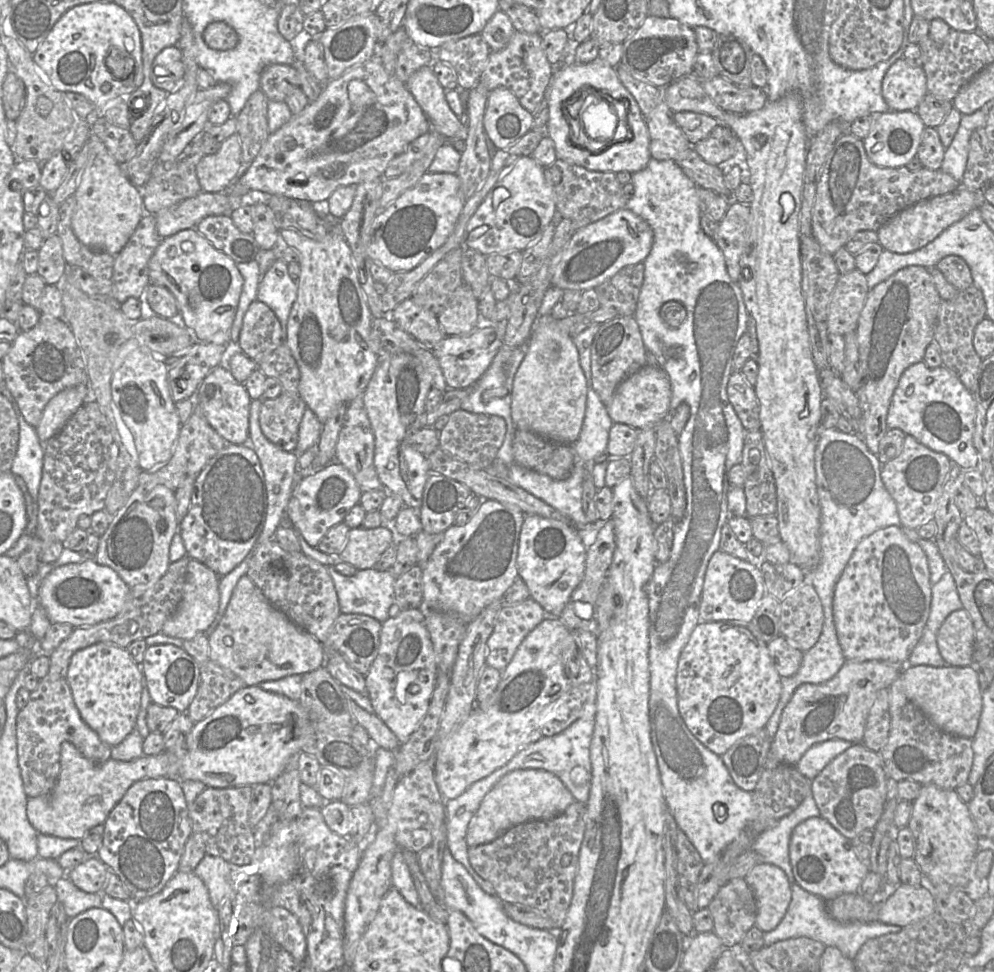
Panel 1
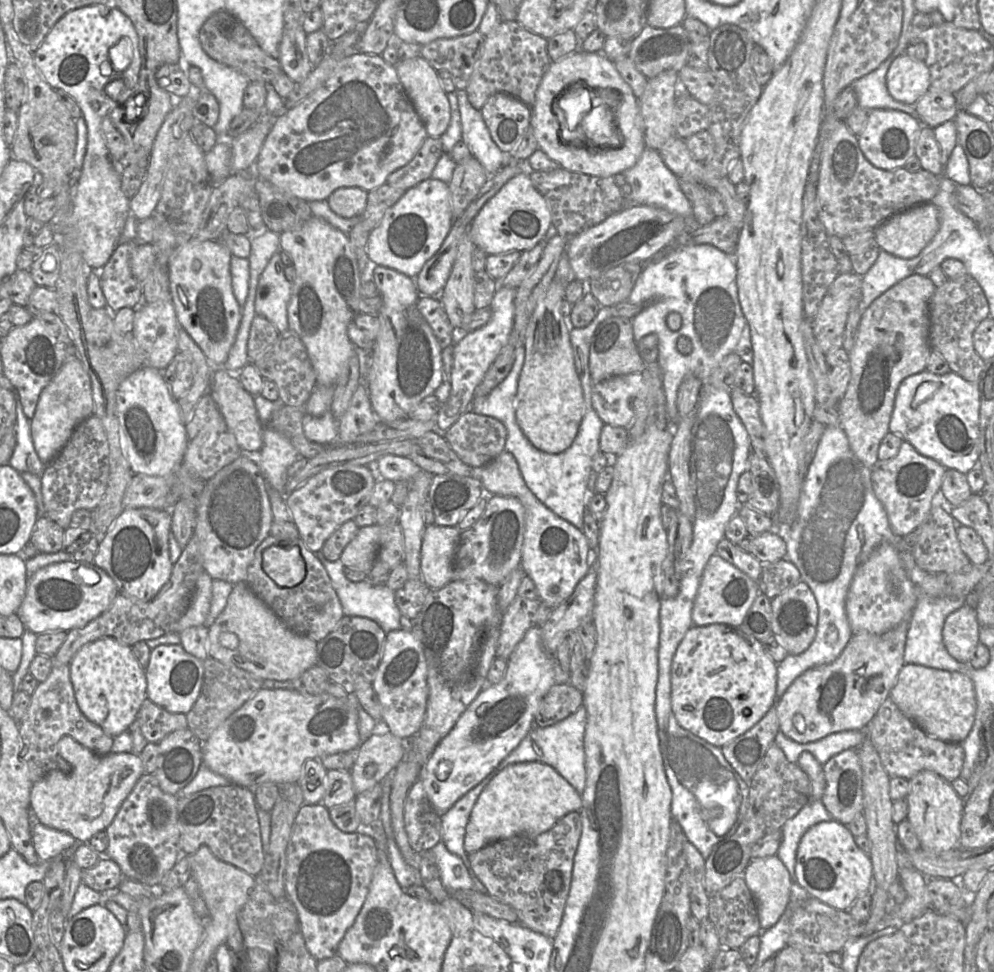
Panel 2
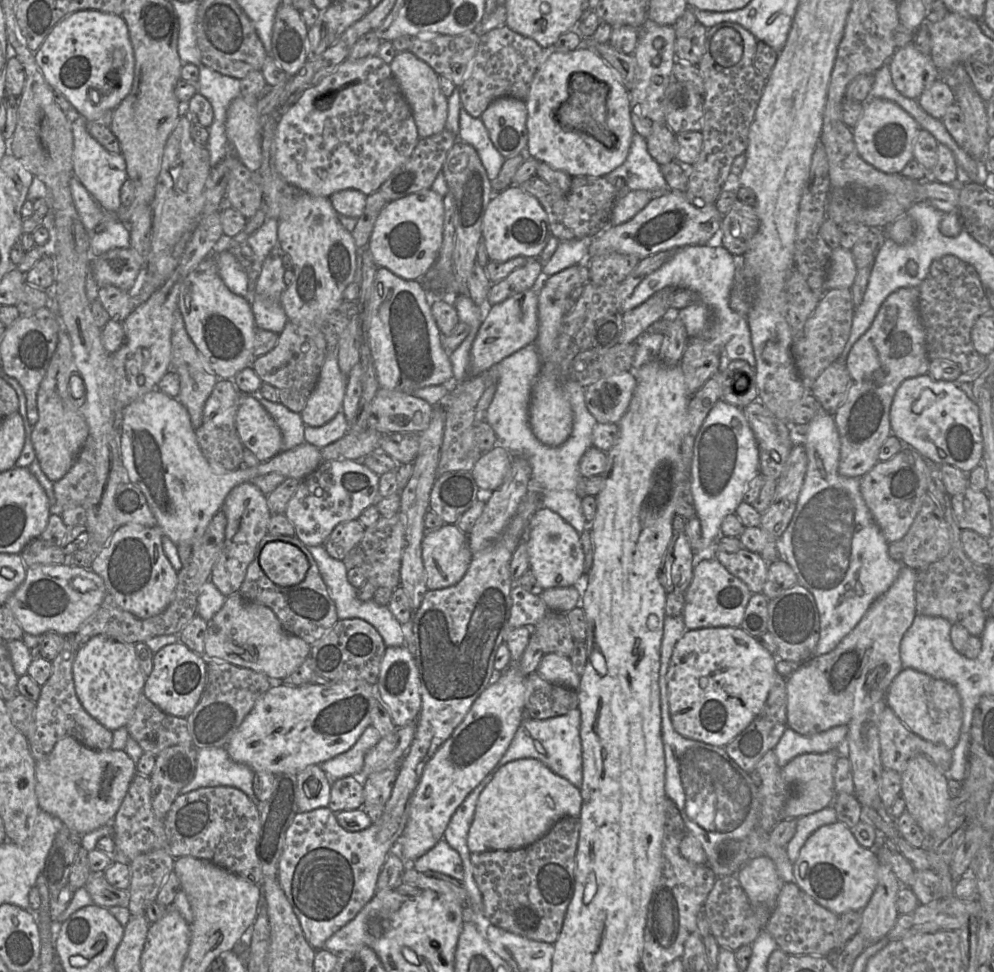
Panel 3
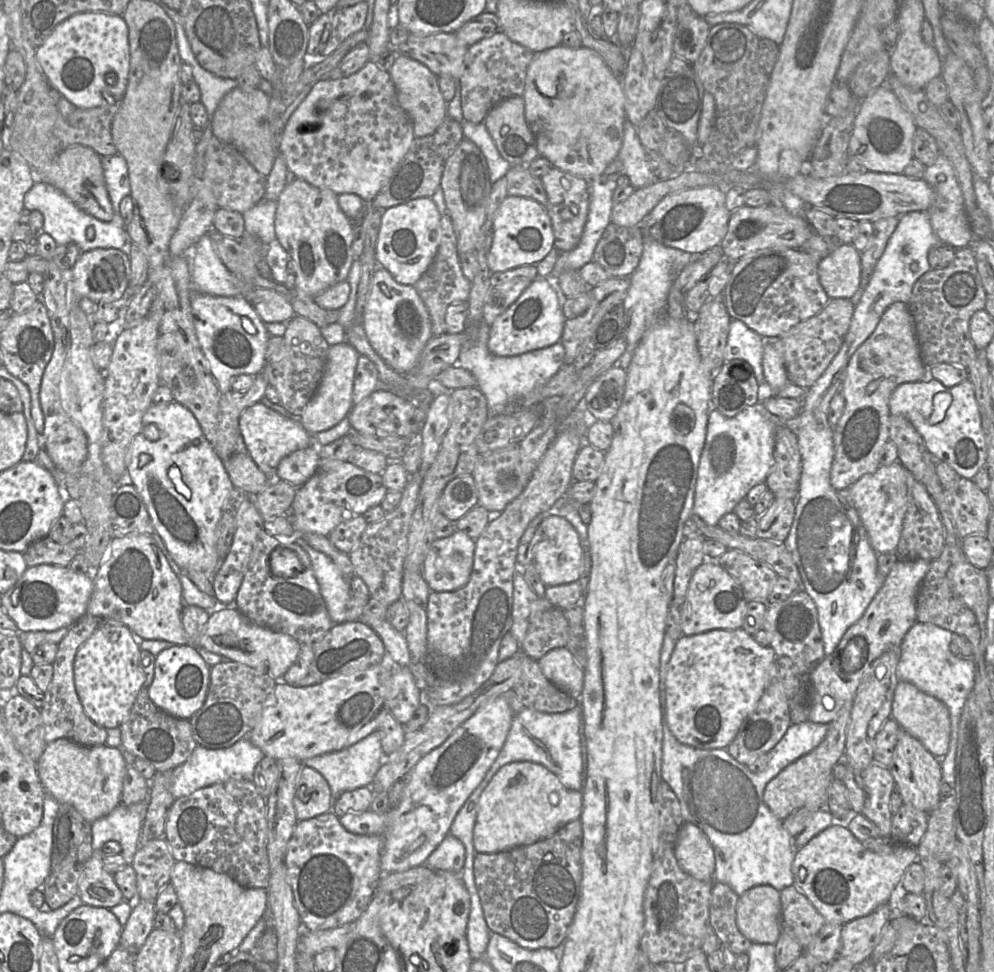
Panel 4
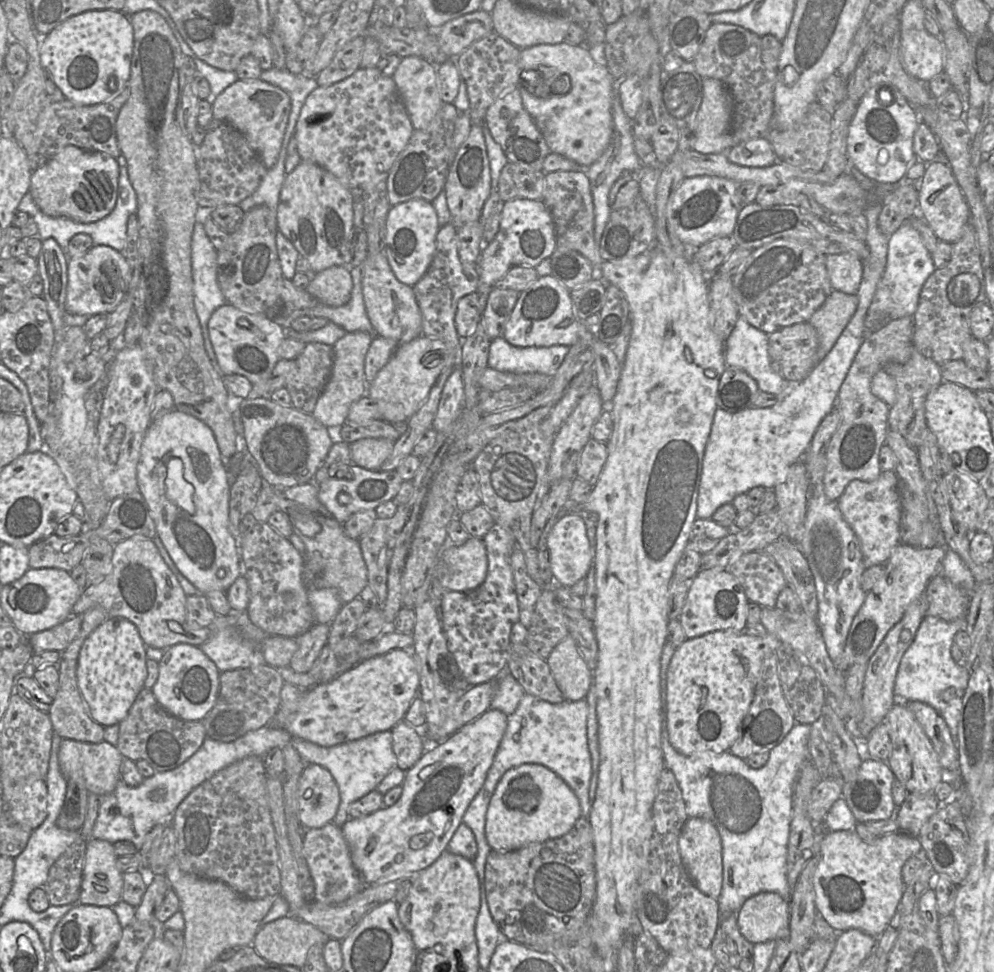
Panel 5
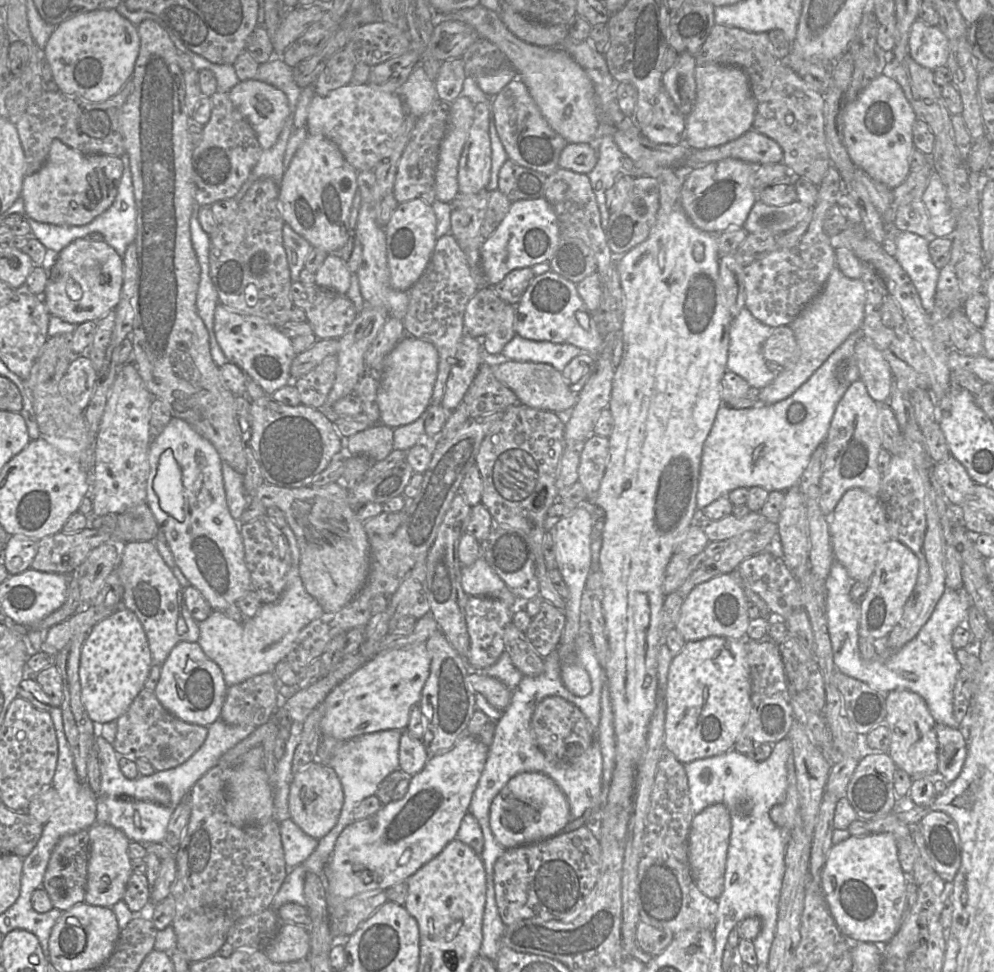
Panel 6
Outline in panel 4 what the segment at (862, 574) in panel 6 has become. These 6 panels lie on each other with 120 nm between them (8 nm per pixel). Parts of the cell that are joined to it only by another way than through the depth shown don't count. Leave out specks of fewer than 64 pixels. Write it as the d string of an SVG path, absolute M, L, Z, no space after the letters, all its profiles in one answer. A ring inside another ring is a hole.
M896 461L890 465L880 465L874 473L862 476L848 488L870 545L878 555L897 549L908 508L908 474L911 473Z

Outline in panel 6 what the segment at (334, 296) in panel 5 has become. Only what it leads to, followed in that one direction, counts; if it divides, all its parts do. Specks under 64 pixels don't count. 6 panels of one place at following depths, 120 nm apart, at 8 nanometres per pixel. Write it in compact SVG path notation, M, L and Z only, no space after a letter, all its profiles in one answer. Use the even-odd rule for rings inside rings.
M328 254L315 272L315 285L346 294L350 288L350 277L351 273L341 257Z

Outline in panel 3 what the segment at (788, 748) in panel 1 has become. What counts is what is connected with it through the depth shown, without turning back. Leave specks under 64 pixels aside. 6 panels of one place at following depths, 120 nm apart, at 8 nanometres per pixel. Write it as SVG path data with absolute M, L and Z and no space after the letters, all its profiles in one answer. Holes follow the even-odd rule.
M903 566L886 593L874 601L869 610L837 647L831 652L813 656L800 664L787 678L787 727L801 735L814 735L827 731L833 727L847 725L852 718L854 699L857 691L863 689L866 676L871 678L881 676L878 687L873 690L887 691L896 676L903 669L900 659L900 643L903 635L911 626L916 616L915 582L917 571Z

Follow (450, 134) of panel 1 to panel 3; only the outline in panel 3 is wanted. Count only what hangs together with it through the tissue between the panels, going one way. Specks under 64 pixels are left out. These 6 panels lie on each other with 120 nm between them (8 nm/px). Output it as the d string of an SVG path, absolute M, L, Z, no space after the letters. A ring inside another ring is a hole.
M410 51L396 53L389 66L402 95L410 106L419 137L427 138L446 129L448 100L441 91L439 76L431 67Z

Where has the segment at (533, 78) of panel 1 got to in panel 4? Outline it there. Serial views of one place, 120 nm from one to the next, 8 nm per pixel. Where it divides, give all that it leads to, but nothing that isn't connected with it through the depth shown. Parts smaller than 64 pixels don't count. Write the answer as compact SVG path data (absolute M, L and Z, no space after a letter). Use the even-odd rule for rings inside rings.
M502 31L469 46L464 60L464 71L459 78L464 120L483 122L489 110L498 102L511 96L522 96L527 68L534 56L532 50L510 40Z

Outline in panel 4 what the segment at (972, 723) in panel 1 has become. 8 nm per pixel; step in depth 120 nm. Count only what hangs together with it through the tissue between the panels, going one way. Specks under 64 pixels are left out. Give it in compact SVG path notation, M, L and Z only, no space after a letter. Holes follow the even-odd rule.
M899 681L894 691L891 718L904 731L917 738L937 759L945 758L949 750L951 722L949 710L943 702L910 682Z

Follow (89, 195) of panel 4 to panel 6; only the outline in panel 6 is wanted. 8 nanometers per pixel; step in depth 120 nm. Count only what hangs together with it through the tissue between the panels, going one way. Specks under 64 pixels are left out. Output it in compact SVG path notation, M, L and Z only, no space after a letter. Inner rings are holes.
M53 140L44 165L23 179L23 217L59 226L86 225L111 206L122 173L123 163L118 156L83 154Z

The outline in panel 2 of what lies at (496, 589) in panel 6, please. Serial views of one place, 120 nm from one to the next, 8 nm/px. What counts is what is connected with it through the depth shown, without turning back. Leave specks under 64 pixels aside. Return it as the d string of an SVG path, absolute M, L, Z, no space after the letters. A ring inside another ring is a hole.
M456 526L425 527L420 552L422 580L432 590L453 581L455 554L461 531Z

